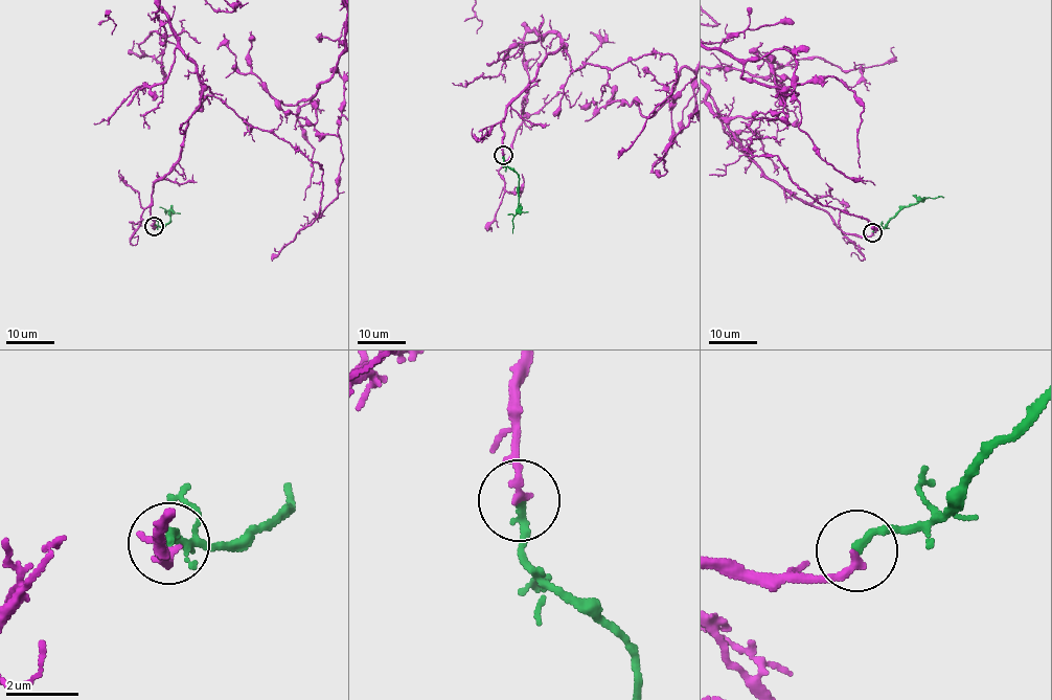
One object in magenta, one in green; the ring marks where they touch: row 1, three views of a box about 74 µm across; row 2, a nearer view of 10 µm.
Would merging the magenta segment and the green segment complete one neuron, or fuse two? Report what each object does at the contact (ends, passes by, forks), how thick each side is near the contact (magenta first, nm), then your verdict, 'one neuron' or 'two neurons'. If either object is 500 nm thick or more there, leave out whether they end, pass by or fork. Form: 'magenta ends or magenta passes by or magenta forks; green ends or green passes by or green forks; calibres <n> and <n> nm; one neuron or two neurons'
magenta ends; green ends; calibres 240 and 220 nm; one neuron

